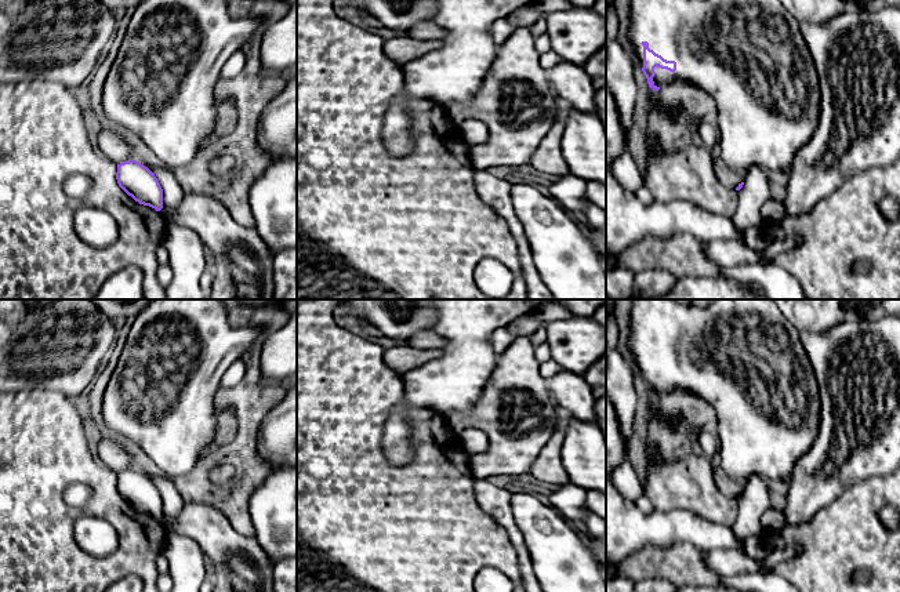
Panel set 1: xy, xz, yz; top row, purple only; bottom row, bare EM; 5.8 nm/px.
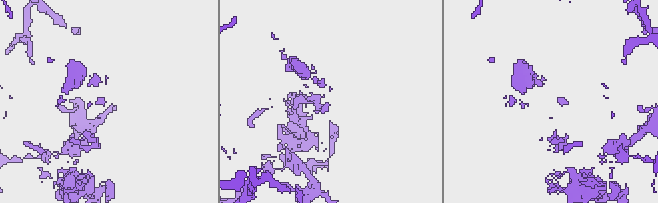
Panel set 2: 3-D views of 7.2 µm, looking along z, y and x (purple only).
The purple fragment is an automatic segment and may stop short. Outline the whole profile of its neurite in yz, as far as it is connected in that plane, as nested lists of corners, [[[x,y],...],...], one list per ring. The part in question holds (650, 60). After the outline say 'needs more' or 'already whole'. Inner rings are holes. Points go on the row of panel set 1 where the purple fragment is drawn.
[[[631,0],[629,41],[650,88],[683,81],[714,99],[727,171],[759,167],[787,175],[796,152],[813,137],[820,119],[819,76],[799,22],[779,0]]]; needs more

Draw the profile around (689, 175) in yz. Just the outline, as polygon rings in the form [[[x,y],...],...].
[[[647,145],[643,175],[656,203],[690,201],[726,218],[736,213],[738,190],[721,182],[711,150],[705,148],[657,153]]]

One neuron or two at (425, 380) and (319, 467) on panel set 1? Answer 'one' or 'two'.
two

